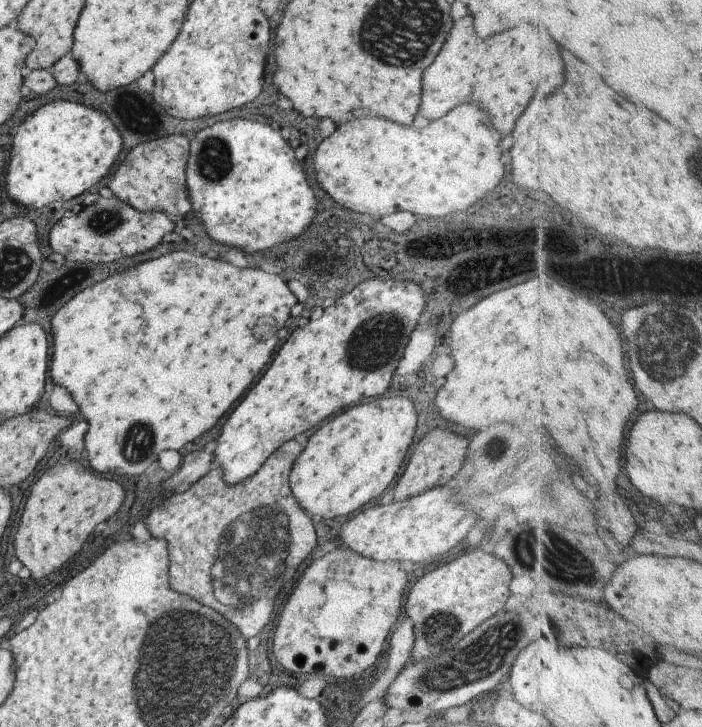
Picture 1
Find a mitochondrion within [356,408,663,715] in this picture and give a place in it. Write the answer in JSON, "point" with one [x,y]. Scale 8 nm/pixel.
{"point":[483,656]}

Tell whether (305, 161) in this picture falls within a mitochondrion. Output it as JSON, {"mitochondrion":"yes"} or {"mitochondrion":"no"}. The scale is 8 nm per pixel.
{"mitochondrion":"no"}

